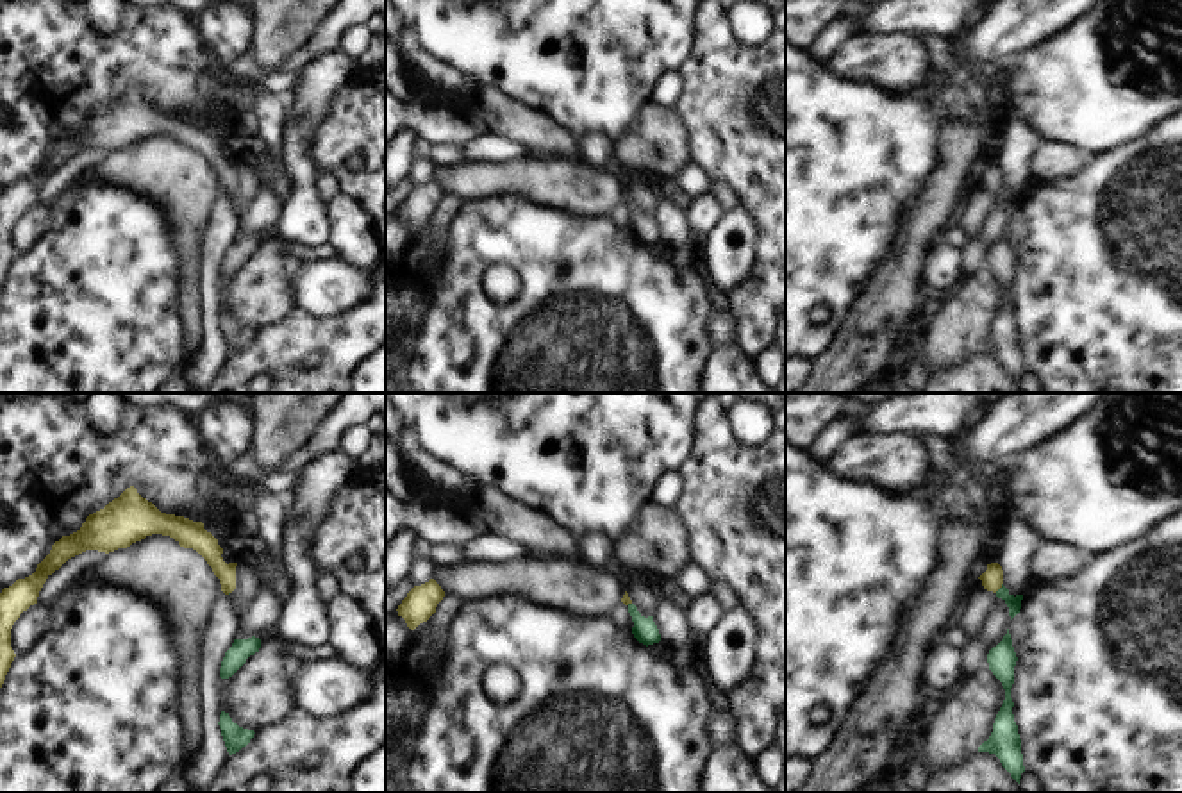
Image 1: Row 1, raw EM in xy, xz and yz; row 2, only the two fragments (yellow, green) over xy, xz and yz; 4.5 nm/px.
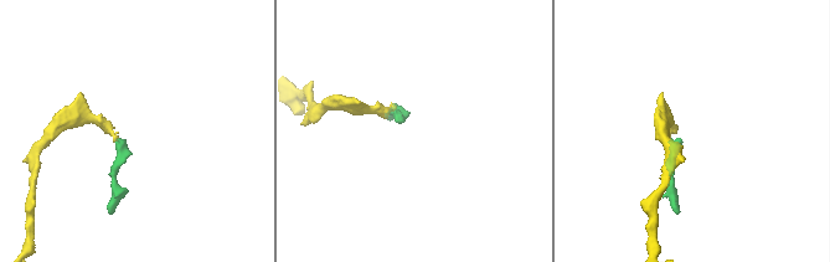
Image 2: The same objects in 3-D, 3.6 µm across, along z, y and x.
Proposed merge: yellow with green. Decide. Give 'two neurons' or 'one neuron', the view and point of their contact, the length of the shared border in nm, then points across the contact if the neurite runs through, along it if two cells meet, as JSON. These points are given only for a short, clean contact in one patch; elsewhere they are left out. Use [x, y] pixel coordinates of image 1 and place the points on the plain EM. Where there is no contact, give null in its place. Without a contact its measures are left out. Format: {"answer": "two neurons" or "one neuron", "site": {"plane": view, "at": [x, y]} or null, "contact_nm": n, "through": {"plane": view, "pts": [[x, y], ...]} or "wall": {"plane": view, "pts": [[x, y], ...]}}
{"answer": "one neuron", "site": {"plane": "yz", "at": [998, 188]}, "contact_nm": 60, "through": {"plane": "yz", "pts": [[991, 179], [998, 188], [1013, 202]]}}

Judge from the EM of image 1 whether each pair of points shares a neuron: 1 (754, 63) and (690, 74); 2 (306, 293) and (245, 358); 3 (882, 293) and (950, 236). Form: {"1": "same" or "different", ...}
{"1": "same", "2": "different", "3": "different"}

